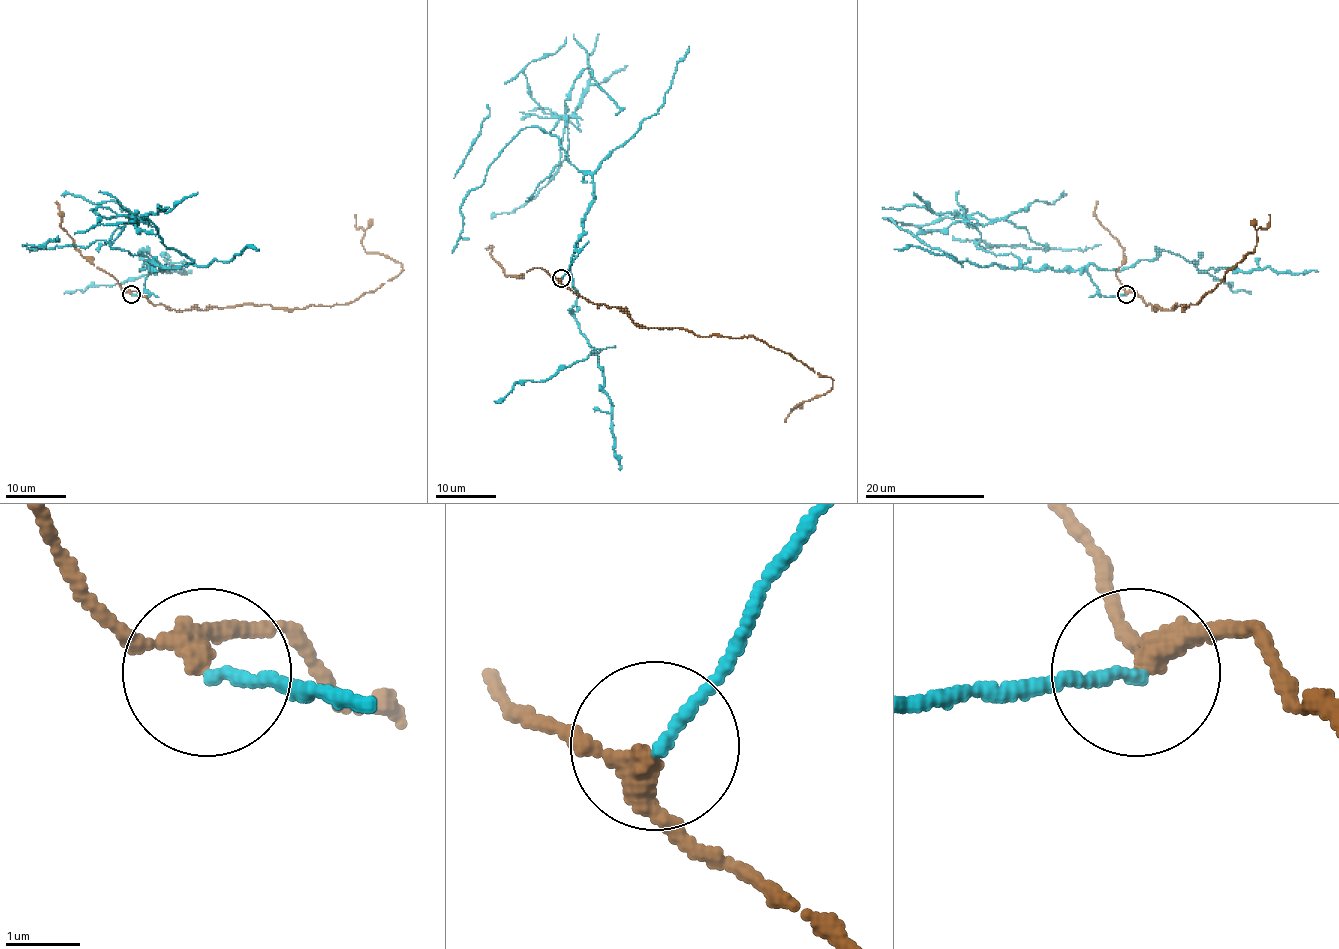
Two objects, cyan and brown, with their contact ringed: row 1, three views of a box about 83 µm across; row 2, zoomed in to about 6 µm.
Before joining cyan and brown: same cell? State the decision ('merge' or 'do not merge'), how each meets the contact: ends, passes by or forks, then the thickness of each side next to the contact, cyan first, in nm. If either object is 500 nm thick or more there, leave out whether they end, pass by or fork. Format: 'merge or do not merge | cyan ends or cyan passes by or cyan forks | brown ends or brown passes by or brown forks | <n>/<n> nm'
do not merge | cyan ends | brown passes by | 150/280 nm

